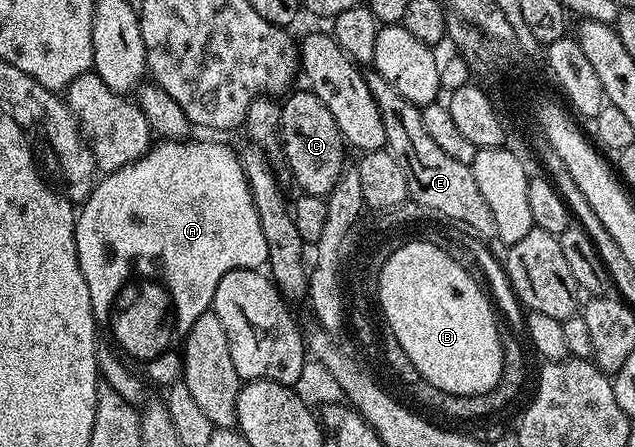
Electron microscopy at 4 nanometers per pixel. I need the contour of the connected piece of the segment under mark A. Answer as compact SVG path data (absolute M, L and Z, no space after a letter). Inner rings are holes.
M159 140L151 144L150 150L140 159L120 167L116 171L105 174L95 184L87 201L81 202L76 213L74 234L76 235L76 251L80 259L80 271L84 271L84 283L88 283L88 295L92 299L94 323L99 330L106 332L105 340L127 362L142 365L141 376L147 382L155 381L158 385L169 387L182 375L182 347L188 331L200 315L204 315L214 304L216 287L224 275L233 269L261 270L268 259L268 243L264 239L264 230L260 227L260 217L256 215L256 203L252 203L252 191L244 175L242 158L237 152L233 153L226 145L218 141L180 141Z

